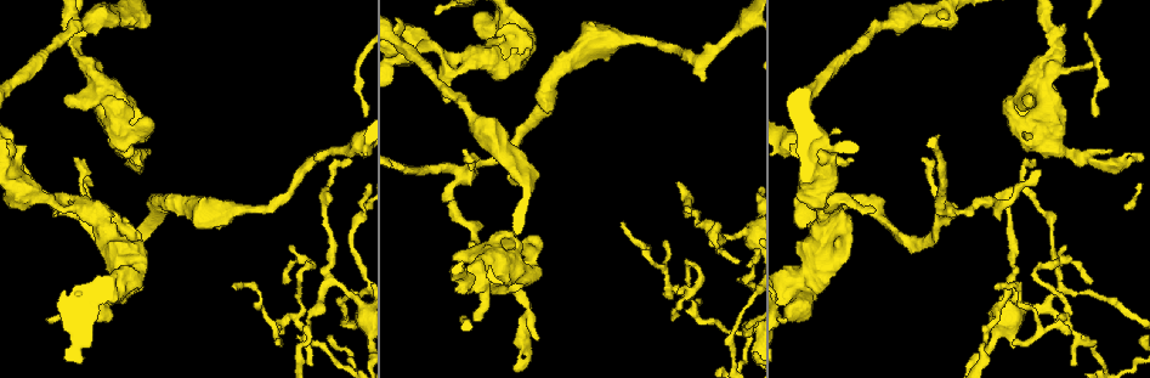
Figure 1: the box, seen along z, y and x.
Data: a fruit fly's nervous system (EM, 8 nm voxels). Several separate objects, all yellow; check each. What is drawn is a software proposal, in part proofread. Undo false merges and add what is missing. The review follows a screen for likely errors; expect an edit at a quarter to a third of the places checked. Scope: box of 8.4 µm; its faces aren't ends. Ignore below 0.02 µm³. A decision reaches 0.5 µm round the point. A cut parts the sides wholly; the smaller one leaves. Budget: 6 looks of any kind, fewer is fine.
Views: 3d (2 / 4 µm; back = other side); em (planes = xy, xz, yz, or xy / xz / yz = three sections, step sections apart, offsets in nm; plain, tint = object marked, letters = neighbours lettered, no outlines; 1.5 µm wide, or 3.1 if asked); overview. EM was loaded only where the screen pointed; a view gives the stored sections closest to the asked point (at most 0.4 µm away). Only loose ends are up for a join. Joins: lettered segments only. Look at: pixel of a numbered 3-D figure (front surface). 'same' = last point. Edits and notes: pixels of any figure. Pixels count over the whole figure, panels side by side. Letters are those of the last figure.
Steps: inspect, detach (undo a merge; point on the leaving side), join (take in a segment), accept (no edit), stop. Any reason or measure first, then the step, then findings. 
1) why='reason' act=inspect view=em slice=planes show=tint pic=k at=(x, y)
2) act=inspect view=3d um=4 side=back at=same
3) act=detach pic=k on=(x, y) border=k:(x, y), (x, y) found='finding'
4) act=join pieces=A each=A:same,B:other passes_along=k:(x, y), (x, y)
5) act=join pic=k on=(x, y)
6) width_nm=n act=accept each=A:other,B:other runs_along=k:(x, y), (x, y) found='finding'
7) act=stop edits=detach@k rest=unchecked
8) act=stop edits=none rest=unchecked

why='free end' act=inspect view=em slice=planes show=letters pic=1 at=(997, 219)

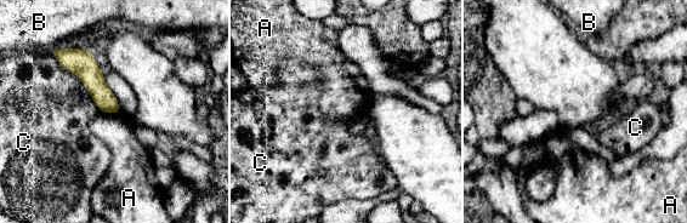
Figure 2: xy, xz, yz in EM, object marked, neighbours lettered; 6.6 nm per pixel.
width_nm=140 act=accept each=A:other,B:other,C:other found='no lettered segment goes on from it'

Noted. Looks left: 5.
why='sharp bend' act=inspect view=em slice=xy step=4 show=tint pic=1 at=(687, 262)

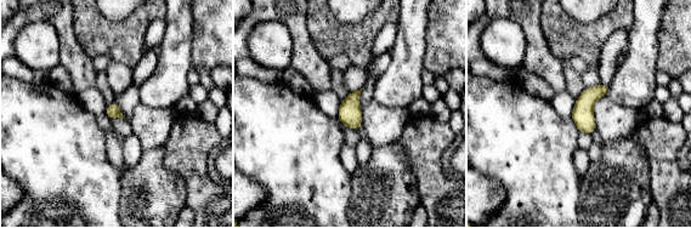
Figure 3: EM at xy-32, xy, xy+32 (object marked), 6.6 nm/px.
act=inspect view=em slice=planes show=letters at=same

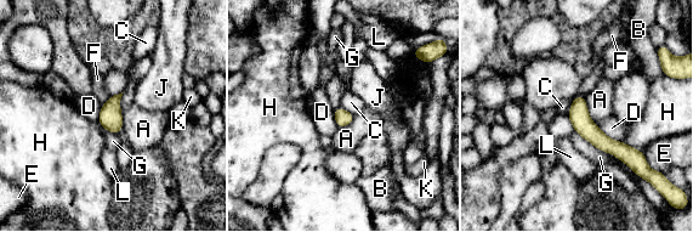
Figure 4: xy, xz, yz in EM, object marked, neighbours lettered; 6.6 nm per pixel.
longest_contact=G:480nm act=accept each=A:other,B:other,C:other,D:other,E:other,F:other,G:other,H:other,J:other,K:other,L:other border=4:(123, 92), (120, 100), (121, 113) found='all the same neuron'

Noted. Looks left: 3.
act=inspect view=3d um=2 side=back pic=1 at=(701, 81)

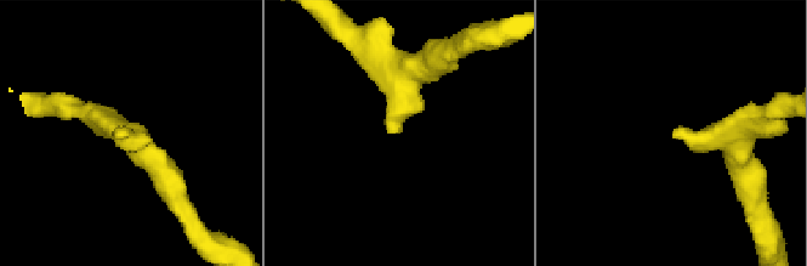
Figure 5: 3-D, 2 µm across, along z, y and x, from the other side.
why='need the tissue' act=inspect view=em slice=xy step=8 show=letters pic=5 at=(390, 130)

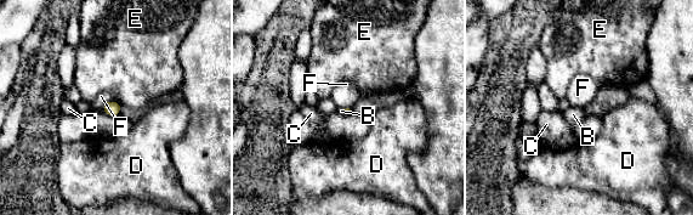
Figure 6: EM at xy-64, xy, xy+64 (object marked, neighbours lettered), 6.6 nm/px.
why='cut it another way' act=inspect view=em slice=planes show=letters at=same

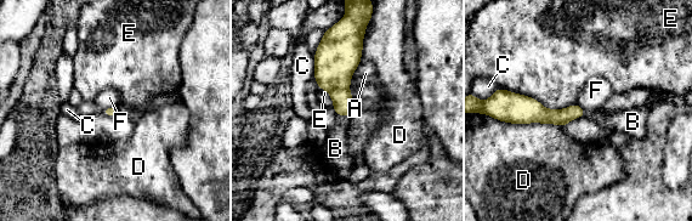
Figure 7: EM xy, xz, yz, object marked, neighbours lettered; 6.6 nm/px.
longest_contact=E:500nm act=join pieces=B each=A:other,B:same,C:other,D:other,E:other,F:other found='it goes on there'

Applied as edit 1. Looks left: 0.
act=stop edits=join@7 rest=unchecked

